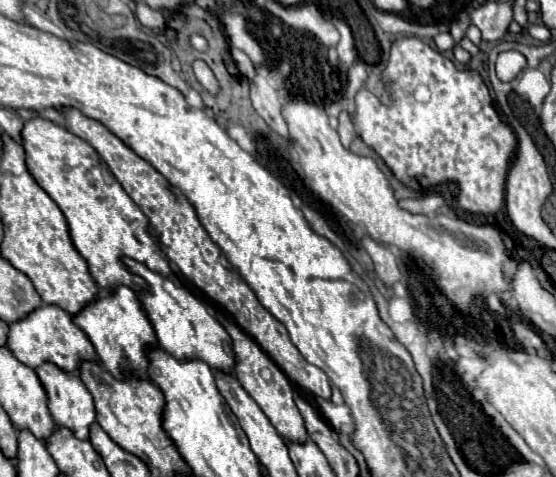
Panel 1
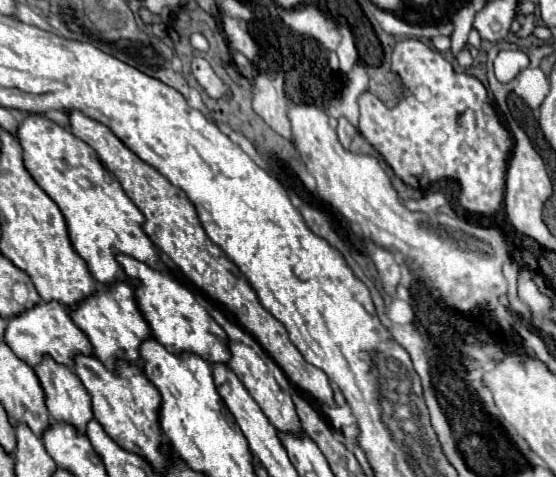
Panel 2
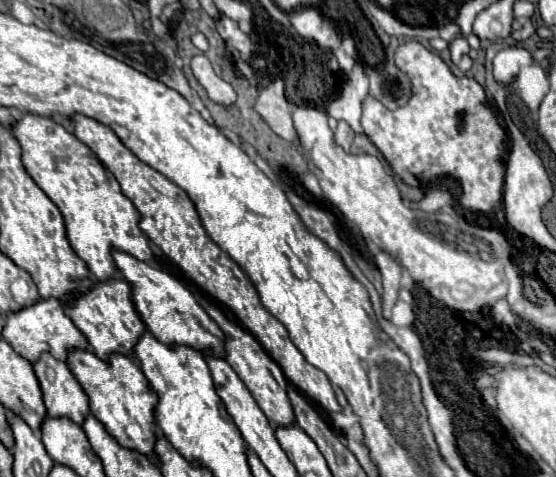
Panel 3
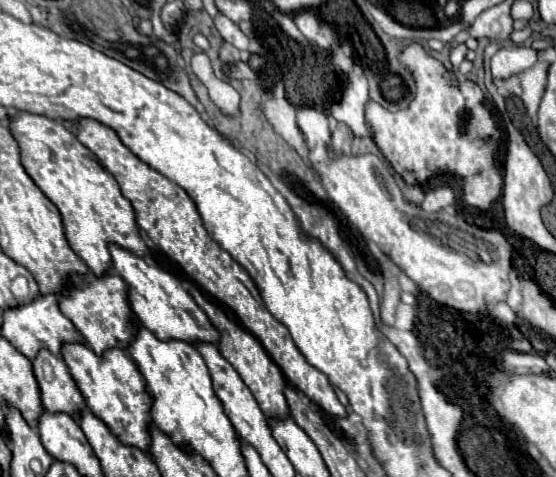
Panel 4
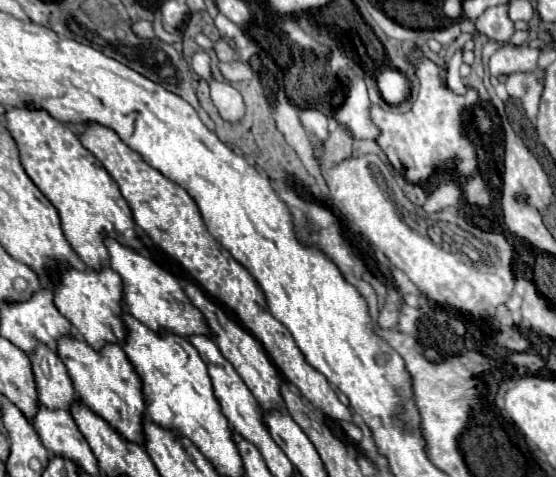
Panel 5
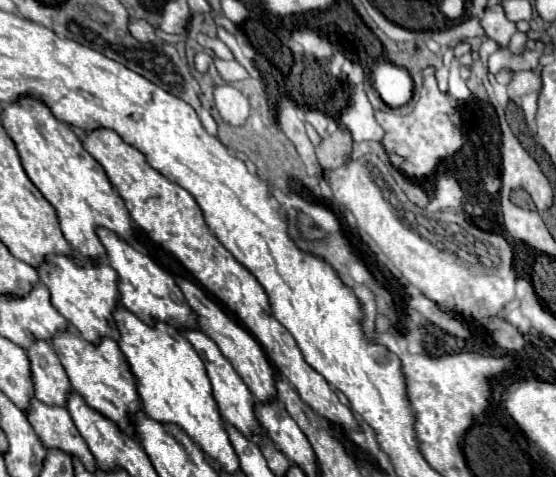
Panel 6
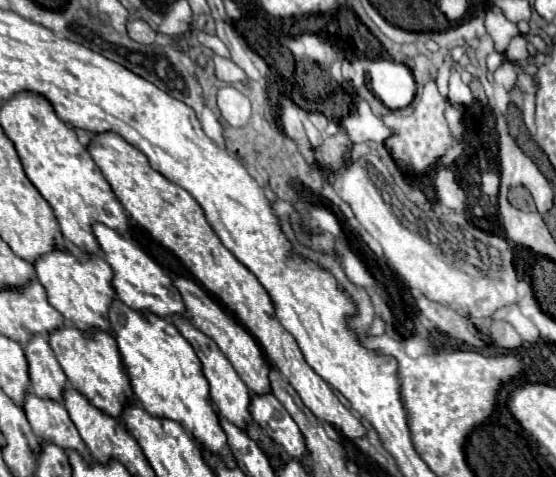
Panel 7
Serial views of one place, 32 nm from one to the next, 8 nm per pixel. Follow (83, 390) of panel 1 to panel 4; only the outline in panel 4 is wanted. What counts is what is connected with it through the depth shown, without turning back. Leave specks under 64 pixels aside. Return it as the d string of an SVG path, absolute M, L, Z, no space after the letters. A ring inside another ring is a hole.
M42 348L32 360L32 366L38 380L42 404L48 412L68 412L76 418L76 414L86 408L84 398L78 392L62 358Z

